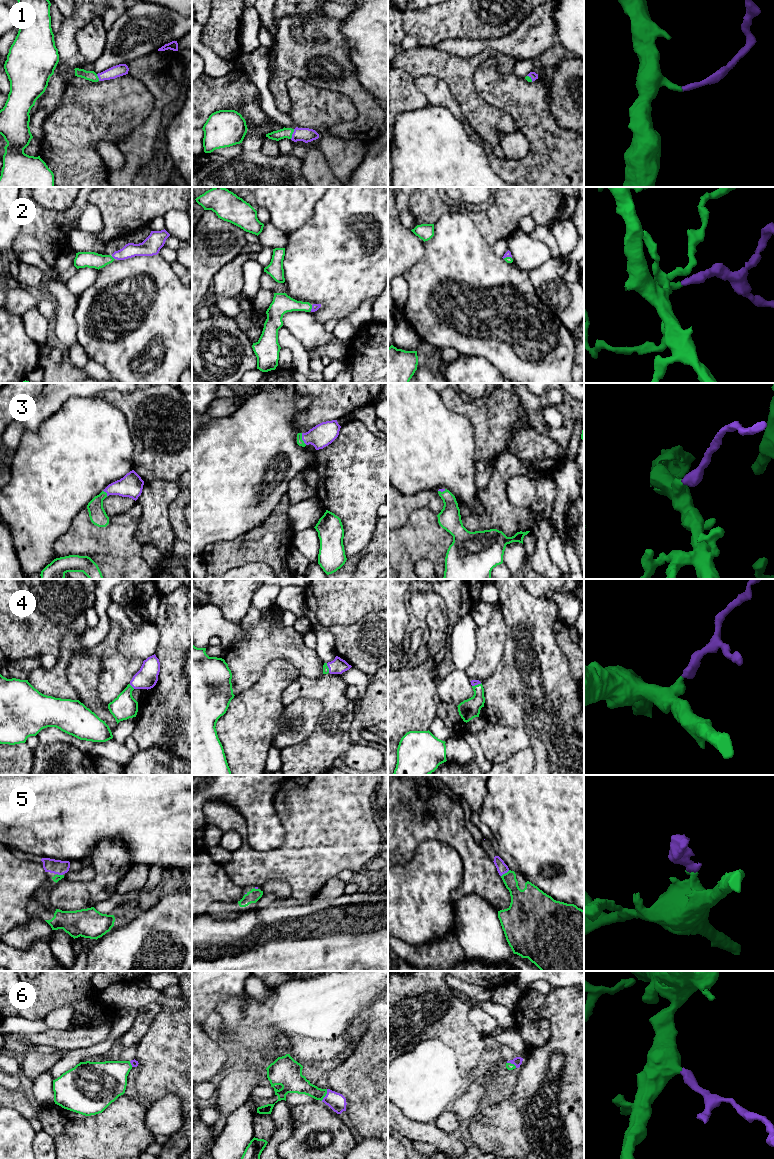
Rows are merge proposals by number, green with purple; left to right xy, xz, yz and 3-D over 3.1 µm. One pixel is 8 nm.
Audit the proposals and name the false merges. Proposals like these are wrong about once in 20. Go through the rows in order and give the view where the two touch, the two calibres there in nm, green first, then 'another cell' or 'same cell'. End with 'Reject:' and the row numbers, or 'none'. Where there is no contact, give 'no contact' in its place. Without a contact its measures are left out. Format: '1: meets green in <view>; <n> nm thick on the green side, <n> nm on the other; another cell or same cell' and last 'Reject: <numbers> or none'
1: meets green in xz; 80 nm thick on the green side, 120 nm on the other; same cell
2: meets green in xy; 130 nm thick on the green side, 120 nm on the other; same cell
3: meets green in xz; 60 nm thick on the green side, 190 nm on the other; same cell
4: meets green in xy; 200 nm thick on the green side, 180 nm on the other; same cell
5: meets green in yz; 160 nm thick on the green side, 90 nm on the other; same cell
6: meets green in xz; 160 nm thick on the green side, 140 nm on the other; same cell
Reject: none

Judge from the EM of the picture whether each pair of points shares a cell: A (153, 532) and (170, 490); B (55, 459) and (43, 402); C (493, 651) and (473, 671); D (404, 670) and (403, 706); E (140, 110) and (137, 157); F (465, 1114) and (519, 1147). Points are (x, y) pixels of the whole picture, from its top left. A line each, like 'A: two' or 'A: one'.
A: one
B: two
C: one
D: one
E: two
F: two

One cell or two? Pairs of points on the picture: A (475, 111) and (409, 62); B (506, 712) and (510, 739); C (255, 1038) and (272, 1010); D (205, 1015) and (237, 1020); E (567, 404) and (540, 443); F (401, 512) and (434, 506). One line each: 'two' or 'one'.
A: one
B: two
C: one
D: two
E: two
F: one

